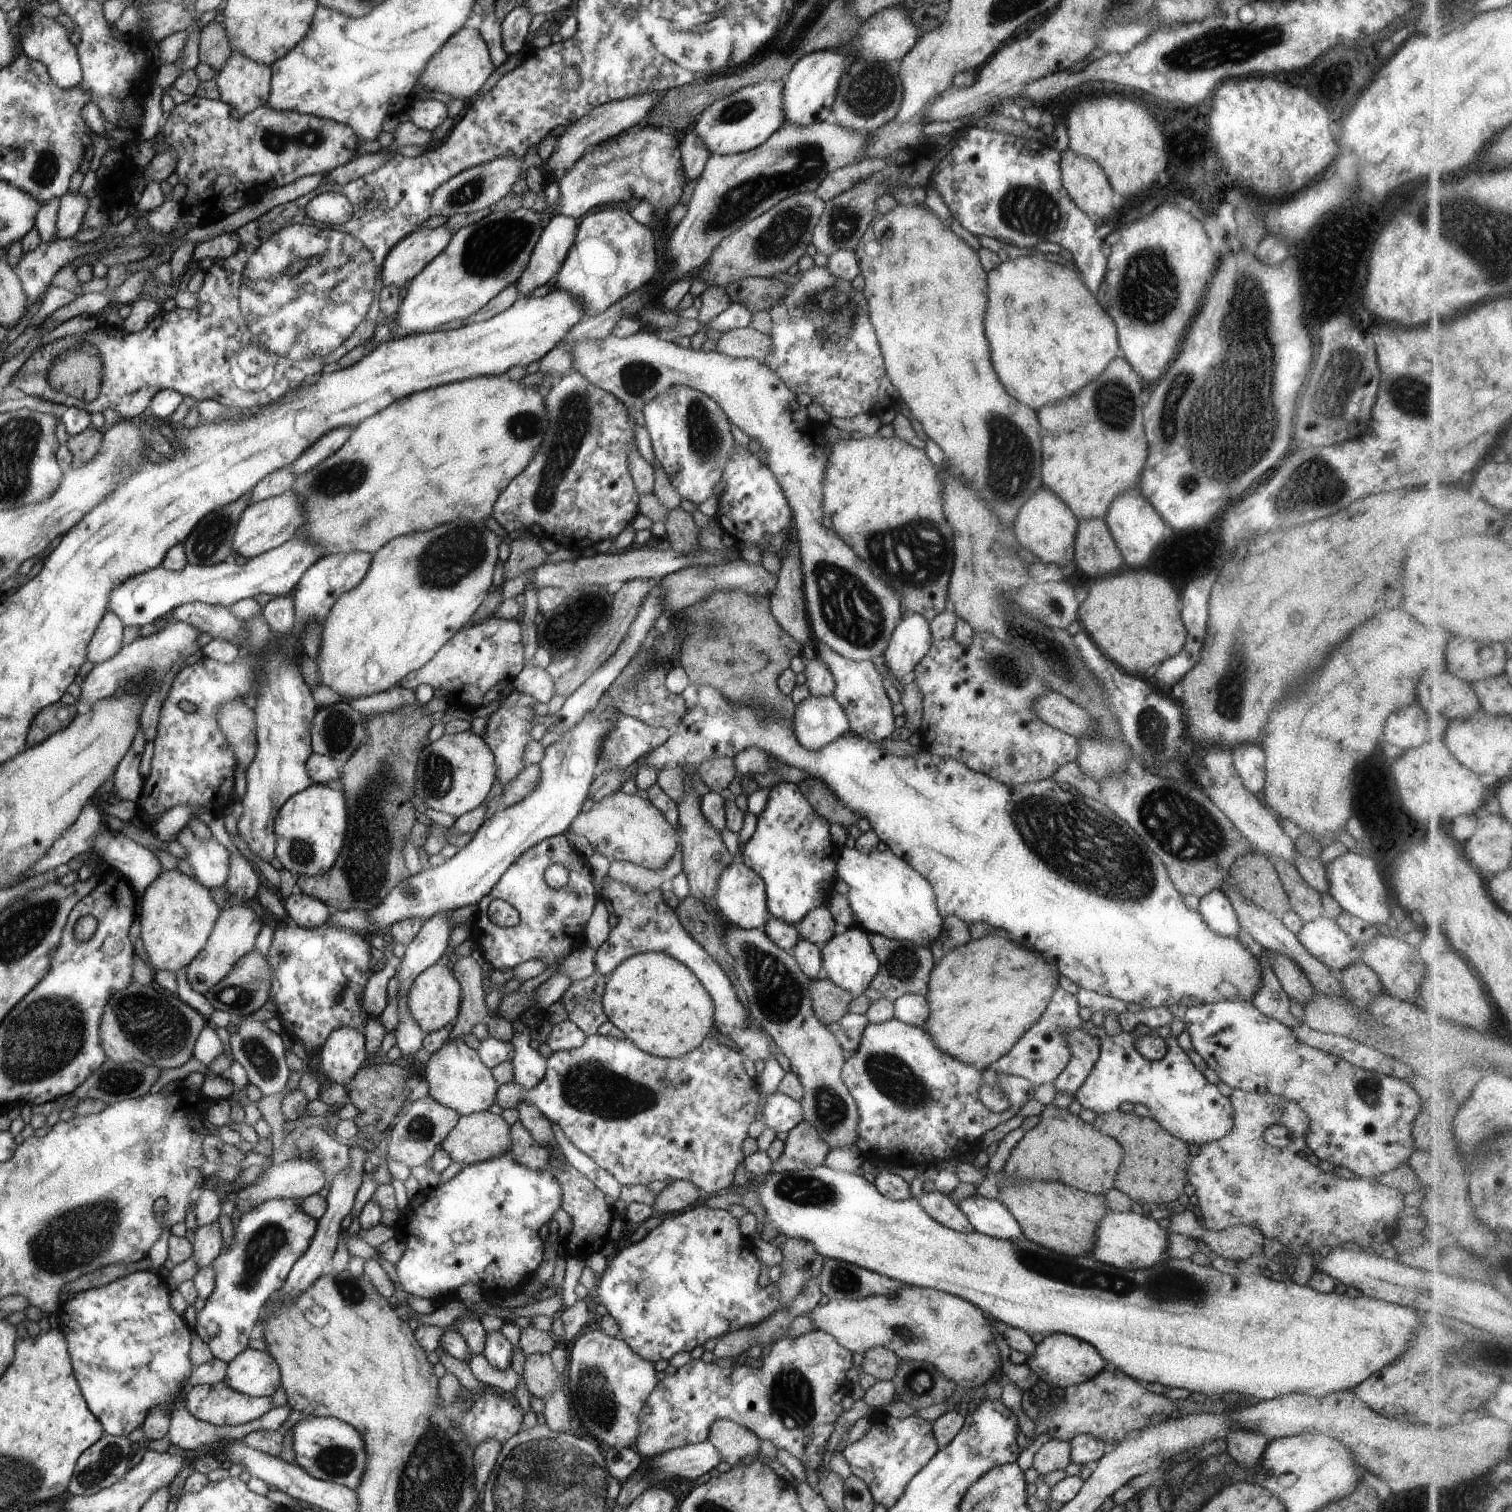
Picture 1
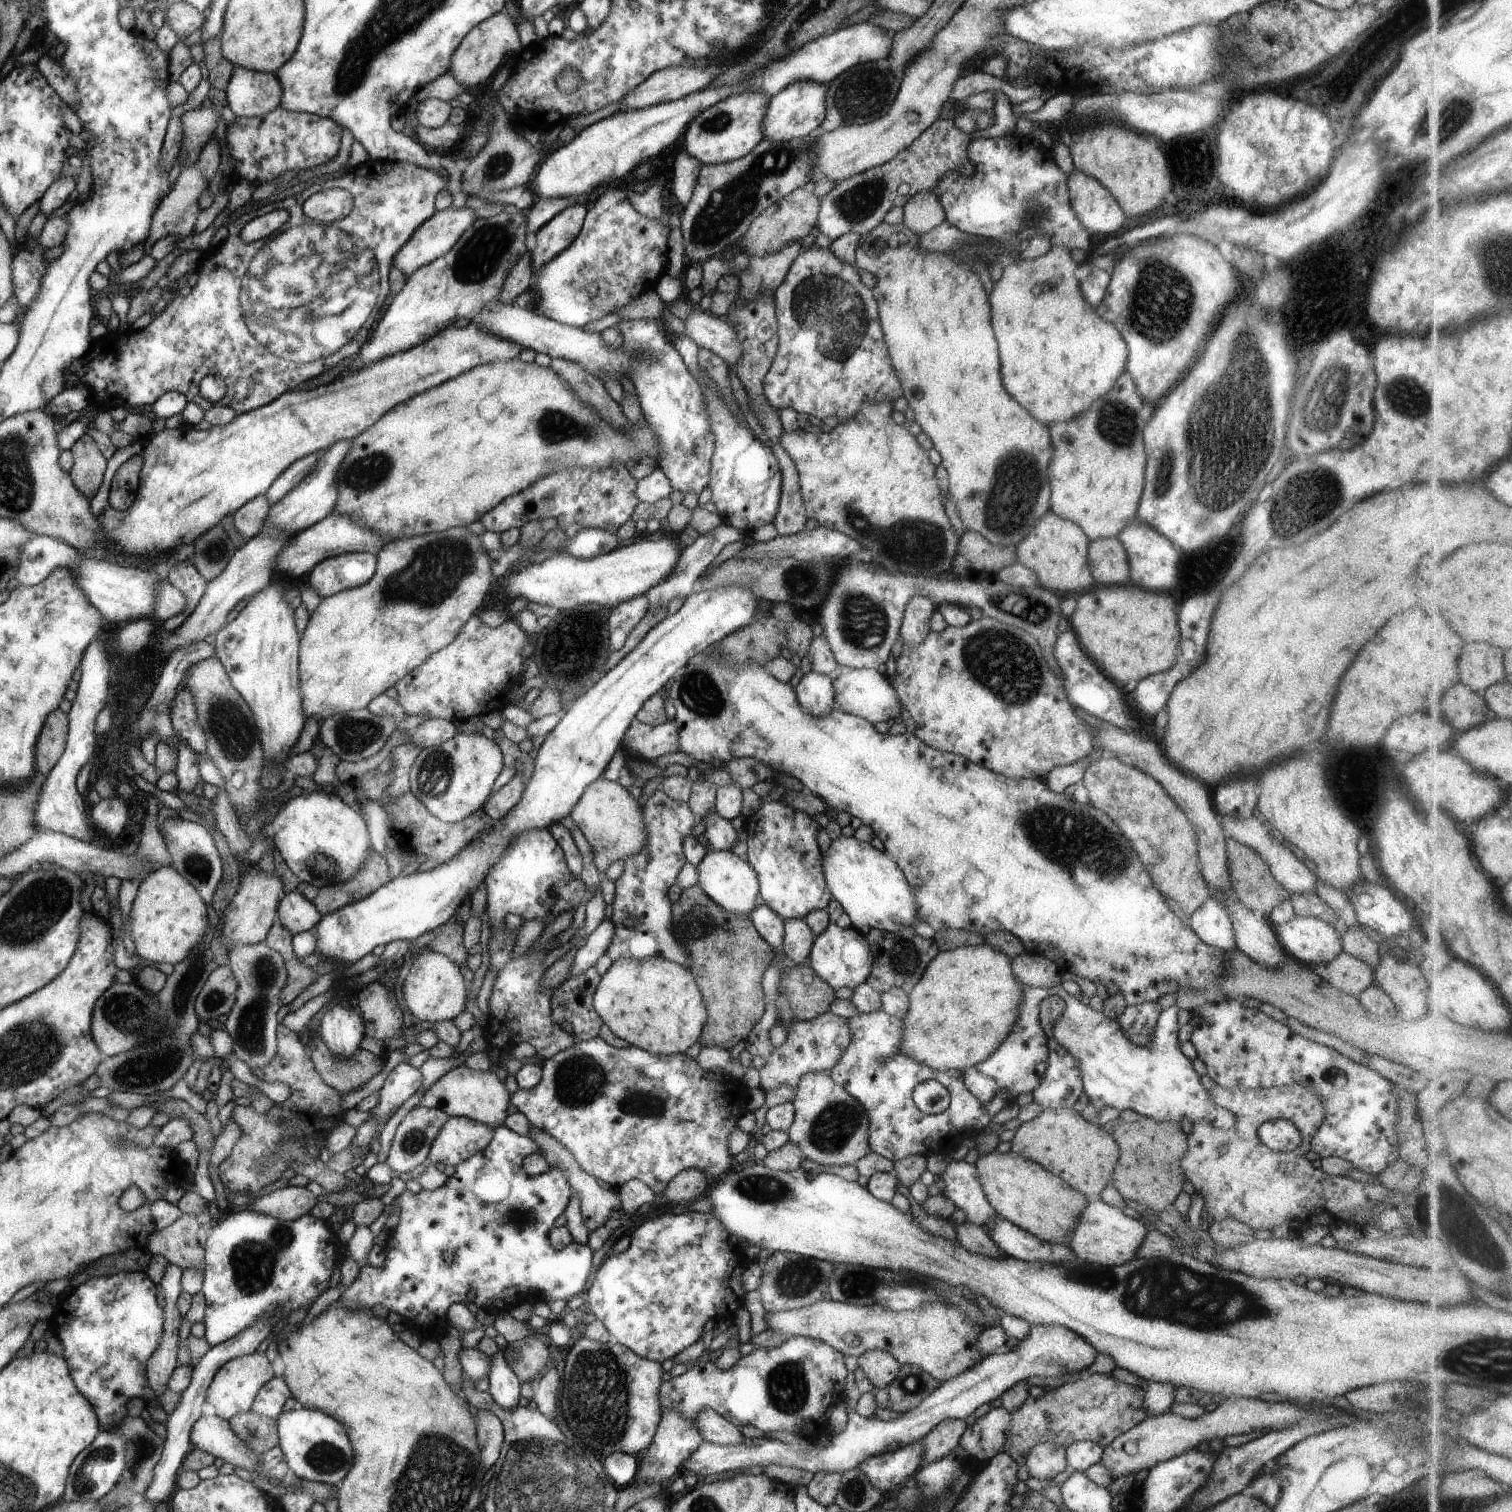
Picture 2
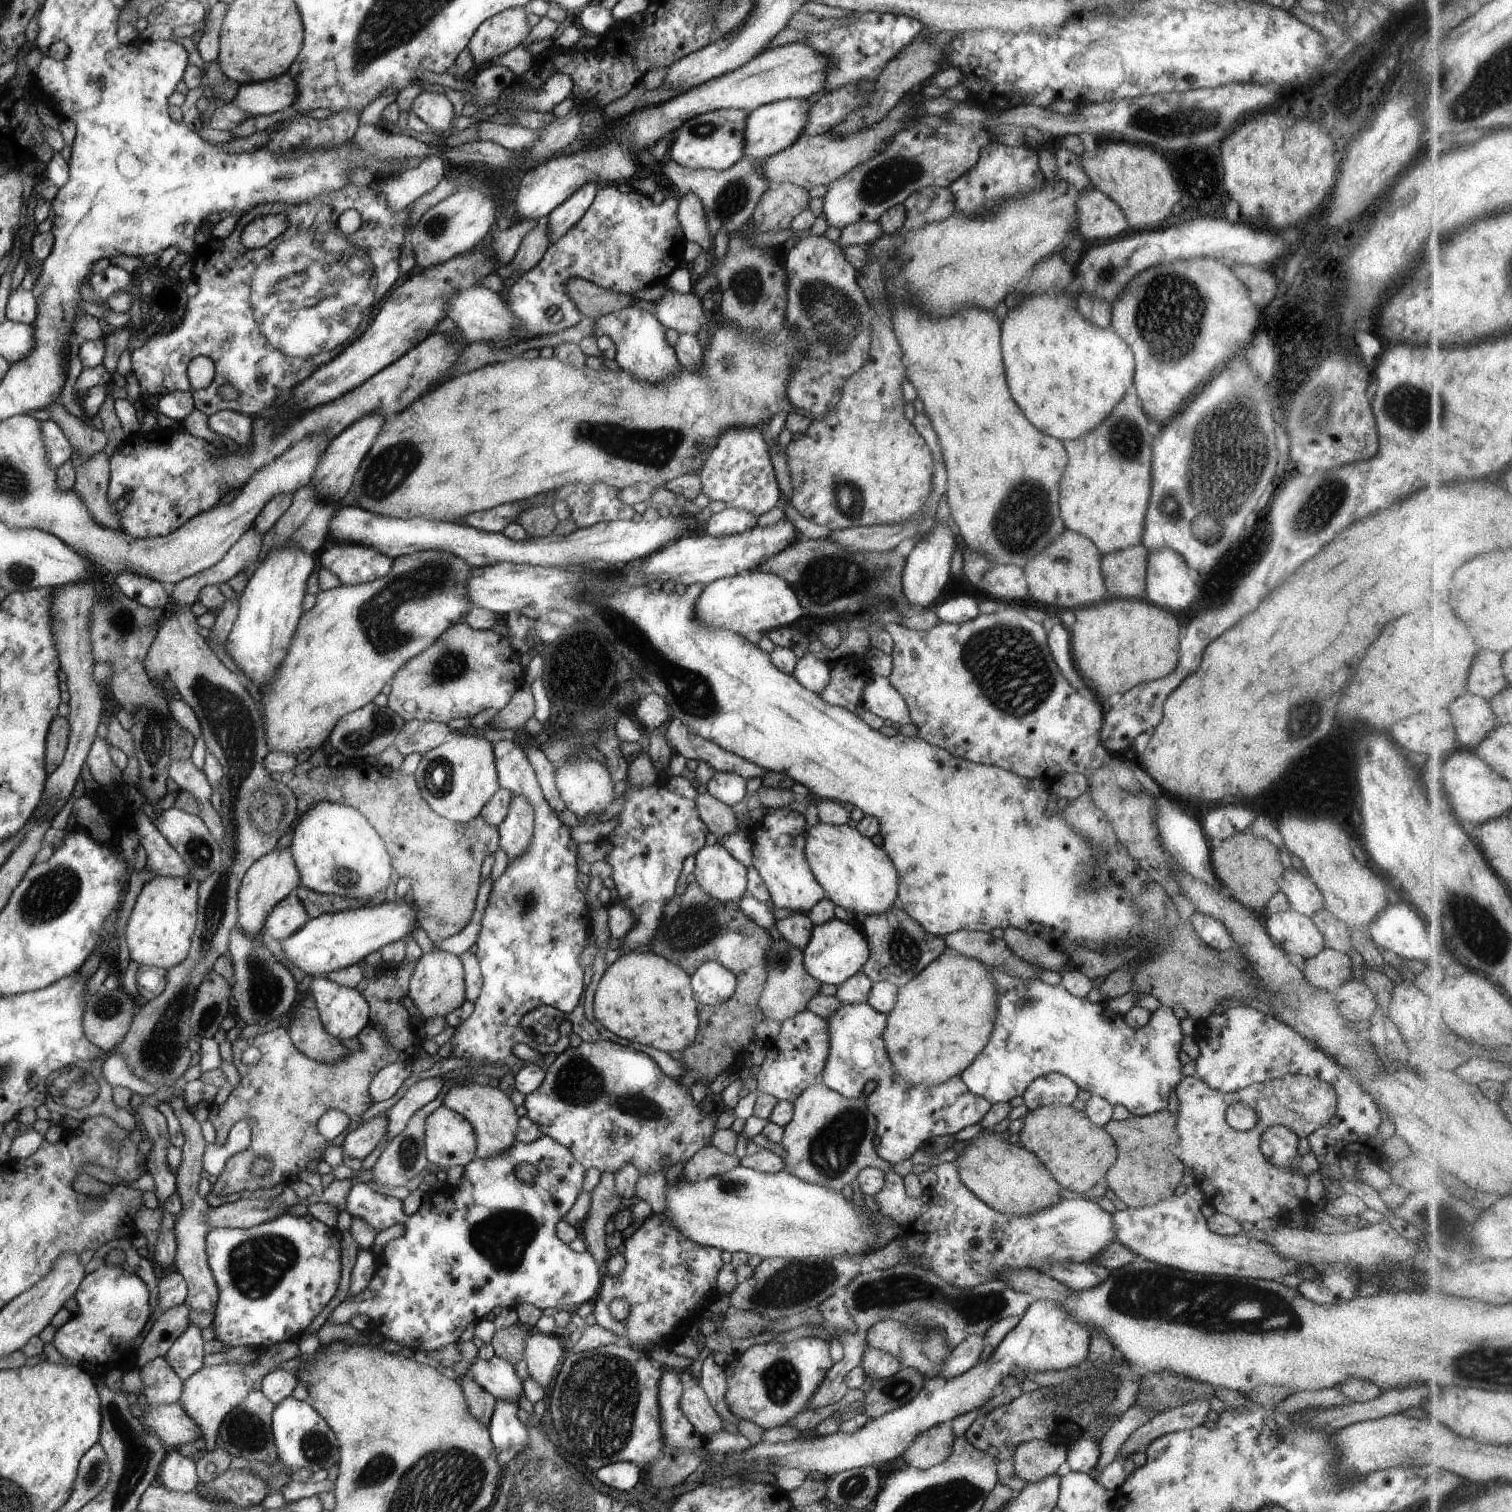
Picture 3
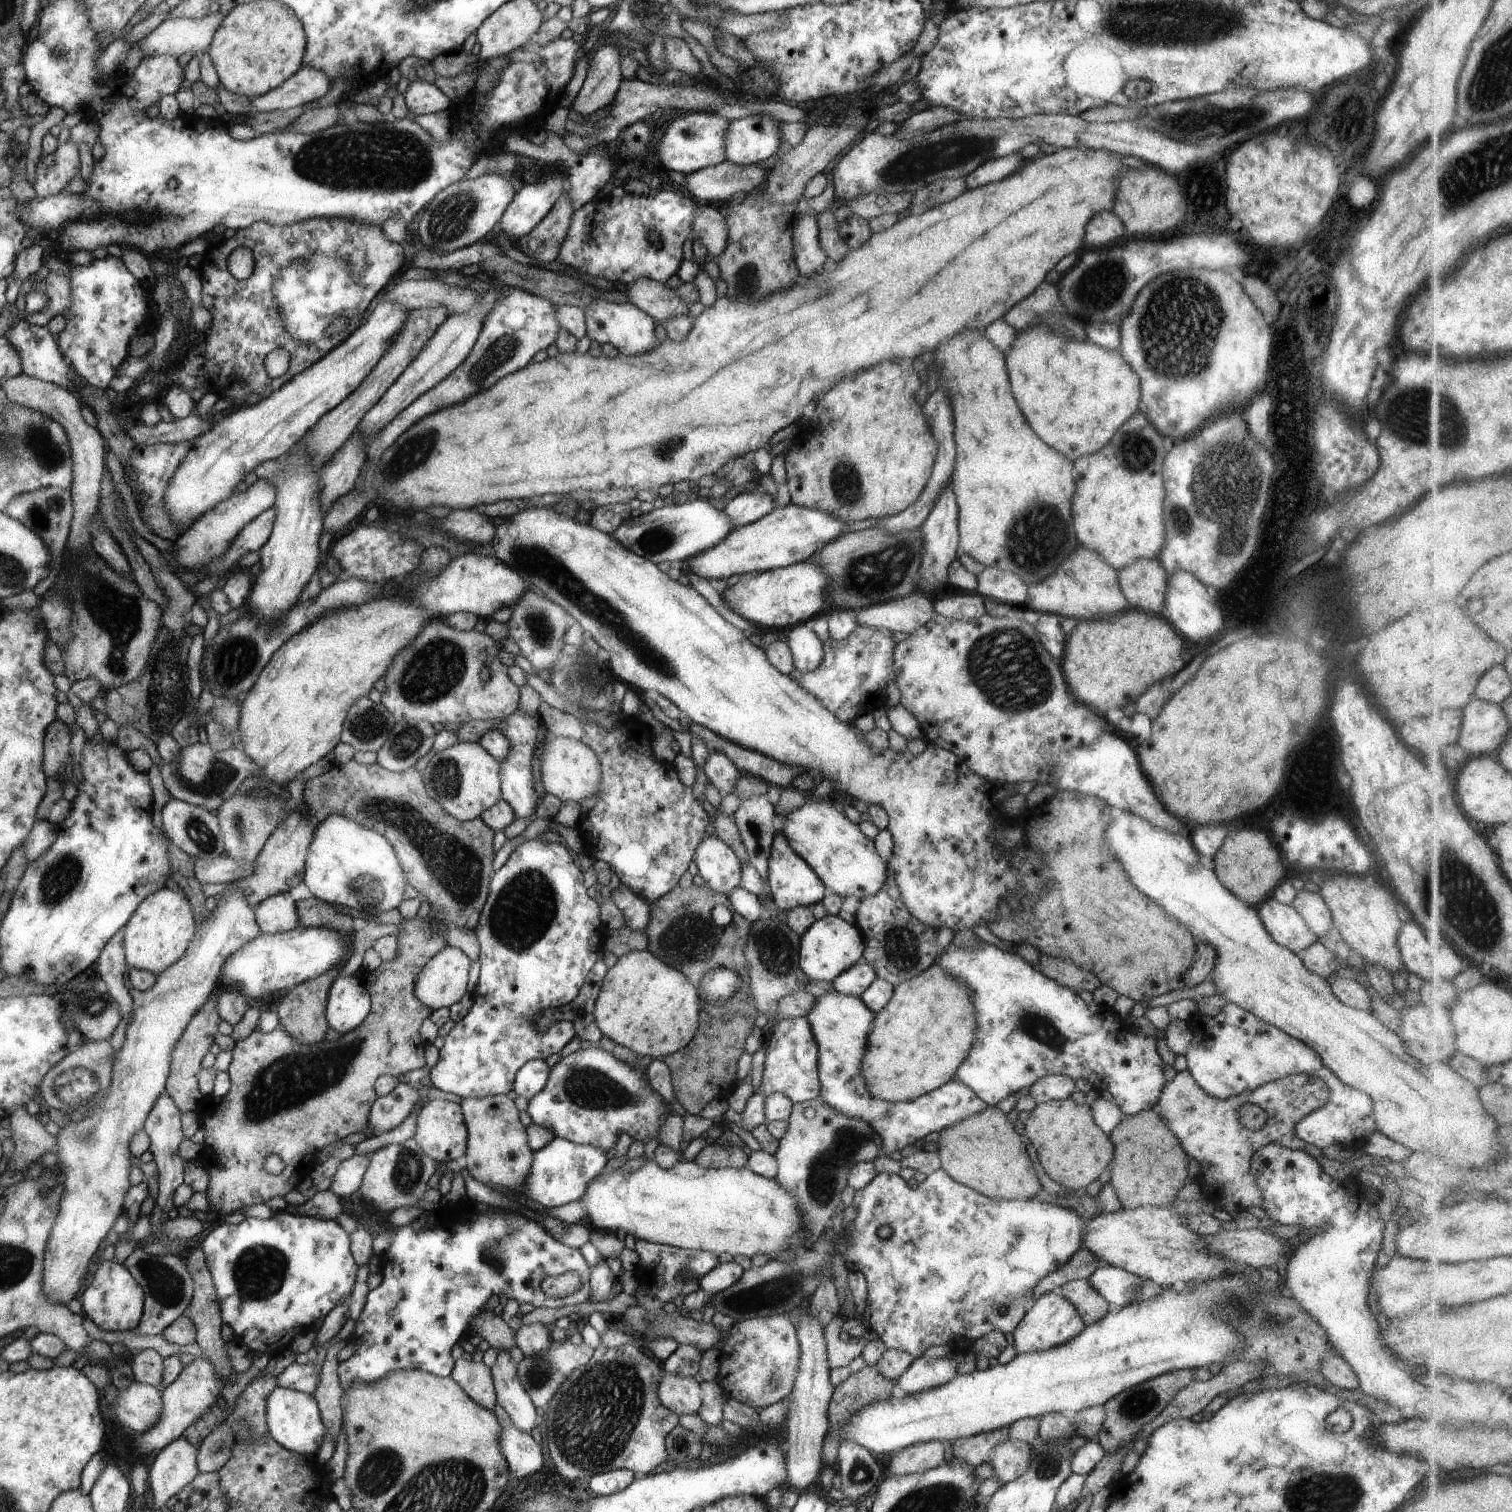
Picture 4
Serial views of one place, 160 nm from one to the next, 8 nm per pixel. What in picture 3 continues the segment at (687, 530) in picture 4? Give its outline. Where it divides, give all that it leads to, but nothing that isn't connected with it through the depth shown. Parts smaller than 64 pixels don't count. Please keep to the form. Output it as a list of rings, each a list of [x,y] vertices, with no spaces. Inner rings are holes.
[[[356,505],[339,507],[333,512],[329,522],[329,542],[330,544],[342,543],[349,545],[358,545],[368,547],[372,550],[381,552],[383,555],[389,556],[391,559],[398,558],[402,555],[409,555],[413,552],[438,549],[446,551],[460,558],[465,559],[474,568],[475,567],[491,567],[498,563],[514,563],[515,565],[554,565],[561,567],[570,567],[572,565],[605,565],[618,566],[633,561],[649,557],[649,554],[656,553],[664,545],[677,541],[688,528],[684,524],[684,516],[669,515],[668,518],[660,517],[655,522],[642,521],[635,523],[632,520],[626,521],[610,521],[598,523],[589,527],[575,527],[575,529],[566,536],[558,536],[556,534],[546,535],[543,537],[533,537],[525,541],[515,541],[507,537],[504,533],[485,533],[468,525],[459,523],[449,523],[446,521],[428,520],[422,516],[408,517],[407,519],[392,518],[379,515]]]

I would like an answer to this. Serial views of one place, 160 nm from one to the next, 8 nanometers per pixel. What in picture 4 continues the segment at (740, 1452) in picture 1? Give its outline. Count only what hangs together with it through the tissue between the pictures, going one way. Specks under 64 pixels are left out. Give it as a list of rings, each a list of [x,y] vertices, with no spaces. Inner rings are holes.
[[[662,1373],[658,1385],[660,1402],[680,1415],[698,1415],[702,1406],[701,1384],[694,1377]]]

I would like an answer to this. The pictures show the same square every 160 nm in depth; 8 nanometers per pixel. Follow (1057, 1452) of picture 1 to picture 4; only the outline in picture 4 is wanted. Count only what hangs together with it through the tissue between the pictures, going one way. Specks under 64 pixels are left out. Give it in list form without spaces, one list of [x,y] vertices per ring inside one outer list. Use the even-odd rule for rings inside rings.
[[[1008,1440],[993,1448],[988,1464],[993,1466],[994,1476],[1003,1483],[1009,1483],[1028,1470],[1032,1454],[1030,1443]]]

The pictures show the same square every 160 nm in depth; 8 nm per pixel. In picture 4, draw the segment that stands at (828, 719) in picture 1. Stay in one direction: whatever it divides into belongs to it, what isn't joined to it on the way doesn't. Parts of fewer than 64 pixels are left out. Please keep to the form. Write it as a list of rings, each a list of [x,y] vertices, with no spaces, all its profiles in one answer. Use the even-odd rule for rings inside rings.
[[[805,623],[794,625],[788,631],[787,645],[793,654],[794,668],[803,673],[815,671],[824,656],[823,644],[818,636]]]

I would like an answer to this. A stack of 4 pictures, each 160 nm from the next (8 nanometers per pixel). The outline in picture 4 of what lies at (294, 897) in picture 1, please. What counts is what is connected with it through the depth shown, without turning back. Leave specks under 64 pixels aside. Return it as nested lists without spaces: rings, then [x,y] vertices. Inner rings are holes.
[[[289,892],[274,894],[260,902],[256,908],[256,920],[261,933],[286,933],[301,926],[297,912],[297,902],[292,900]]]

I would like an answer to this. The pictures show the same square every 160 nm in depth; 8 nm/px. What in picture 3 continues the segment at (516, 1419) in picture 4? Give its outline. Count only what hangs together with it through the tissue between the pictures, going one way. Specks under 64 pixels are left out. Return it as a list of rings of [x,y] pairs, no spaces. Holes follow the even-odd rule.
[[[494,1356],[490,1360],[474,1359],[467,1376],[493,1394],[496,1400],[506,1399],[519,1402],[523,1382],[516,1374],[514,1365],[503,1358]]]

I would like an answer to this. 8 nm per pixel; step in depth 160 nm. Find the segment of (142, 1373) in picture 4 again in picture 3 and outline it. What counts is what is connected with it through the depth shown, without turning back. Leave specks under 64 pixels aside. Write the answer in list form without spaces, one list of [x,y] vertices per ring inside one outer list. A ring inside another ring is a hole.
[[[155,1357],[140,1368],[146,1400],[150,1405],[167,1405],[178,1402],[184,1381],[164,1357]]]

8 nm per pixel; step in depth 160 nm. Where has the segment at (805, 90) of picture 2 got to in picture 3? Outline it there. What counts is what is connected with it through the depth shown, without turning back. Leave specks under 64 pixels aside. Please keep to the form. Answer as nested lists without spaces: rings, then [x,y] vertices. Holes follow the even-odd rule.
[[[791,98],[771,102],[750,111],[744,133],[744,155],[758,158],[771,157],[792,146],[804,132],[810,109],[811,104],[808,99]]]

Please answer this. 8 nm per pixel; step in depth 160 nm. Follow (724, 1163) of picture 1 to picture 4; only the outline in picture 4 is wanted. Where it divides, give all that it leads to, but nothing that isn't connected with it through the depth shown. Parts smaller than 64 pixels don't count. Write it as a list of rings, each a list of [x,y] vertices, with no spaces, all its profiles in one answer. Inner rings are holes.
[[[591,1047],[562,1058],[550,1073],[549,1084],[527,1105],[527,1112],[532,1123],[542,1129],[552,1132],[557,1138],[568,1140],[580,1145],[602,1148],[608,1152],[615,1148],[621,1134],[632,1136],[634,1141],[644,1144],[650,1136],[656,1136],[660,1124],[671,1115],[668,1106],[662,1102],[662,1096],[648,1082],[645,1072],[632,1068],[630,1064],[618,1060],[610,1052],[600,1047]]]

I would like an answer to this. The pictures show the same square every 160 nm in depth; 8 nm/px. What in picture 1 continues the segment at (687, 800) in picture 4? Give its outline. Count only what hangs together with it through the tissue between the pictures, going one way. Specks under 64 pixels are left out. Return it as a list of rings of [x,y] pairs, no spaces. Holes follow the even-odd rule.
[[[608,882],[603,886],[602,900],[607,898],[618,916],[618,924],[610,931],[608,938],[590,955],[594,962],[595,973],[606,976],[611,973],[623,960],[631,956],[647,952],[663,952],[683,962],[702,982],[715,1006],[715,1029],[726,1036],[743,1056],[744,1060],[764,1060],[769,1057],[776,1059],[780,1051],[773,1038],[761,1024],[749,1015],[749,1010],[738,999],[736,989],[730,976],[721,969],[719,962],[698,944],[686,932],[678,918],[675,909],[667,905],[662,898],[662,889],[644,894],[636,886],[623,882]]]

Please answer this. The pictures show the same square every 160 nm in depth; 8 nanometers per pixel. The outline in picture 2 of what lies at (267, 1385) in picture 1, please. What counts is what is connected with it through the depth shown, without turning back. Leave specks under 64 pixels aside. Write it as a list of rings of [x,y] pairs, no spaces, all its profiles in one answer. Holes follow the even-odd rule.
[[[252,1353],[229,1360],[212,1379],[207,1392],[208,1408],[212,1414],[228,1420],[252,1410],[257,1394],[273,1378],[272,1364],[264,1354]]]

